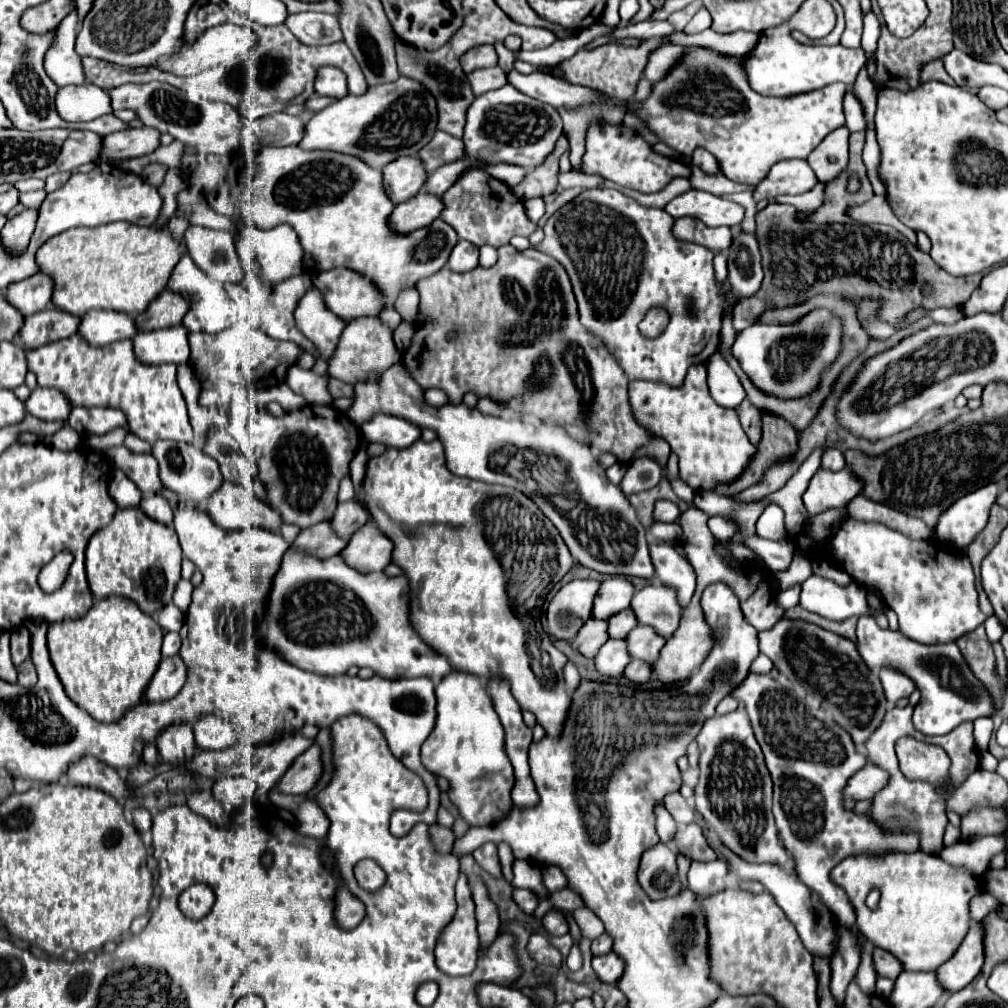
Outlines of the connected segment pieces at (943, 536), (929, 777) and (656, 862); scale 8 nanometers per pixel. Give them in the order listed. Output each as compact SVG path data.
M986 484L952 502L938 518L936 536L950 546L968 546L986 526L990 508L998 496L998 484Z
M906 736L896 742L896 754L900 770L910 780L926 780L936 786L942 786L942 782L948 780L950 758L940 746Z
M656 844L648 848L642 856L640 870L638 870L638 882L644 886L644 892L652 900L662 900L662 898L672 898L680 894L680 878L678 878L678 868L676 868L676 858L674 850L668 848L666 844Z

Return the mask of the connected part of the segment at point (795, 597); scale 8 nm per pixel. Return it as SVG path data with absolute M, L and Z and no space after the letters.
M800 584L794 588L794 590L790 591L782 591L779 592L776 596L776 602L778 606L789 609L794 608L798 604L799 601L799 595L800 595Z

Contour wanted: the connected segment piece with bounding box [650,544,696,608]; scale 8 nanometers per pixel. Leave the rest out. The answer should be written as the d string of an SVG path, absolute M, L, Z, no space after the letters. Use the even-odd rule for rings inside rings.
M652 544L650 556L658 580L664 586L674 586L678 590L678 602L686 608L696 588L696 574L686 556L672 544Z

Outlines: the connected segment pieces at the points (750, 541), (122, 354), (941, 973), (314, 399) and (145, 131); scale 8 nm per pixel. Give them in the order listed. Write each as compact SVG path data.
M752 534L752 536L744 538L744 546L752 548L754 554L758 554L764 560L764 564L770 566L770 570L774 570L774 572L788 570L792 558L794 558L794 546L788 540L772 542L772 540L760 538L758 534Z
M74 334L70 338L26 350L26 362L28 370L36 374L38 386L62 390L70 398L72 406L110 406L122 410L128 418L132 434L150 444L156 440L178 440L188 444L192 442L192 426L188 422L186 402L176 382L176 364L158 364L158 366L142 364L140 360L136 360L132 340L118 340L98 348L90 346L80 334Z
M974 922L956 954L936 970L938 982L948 994L958 992L978 976L978 972L982 970L982 962L982 922Z
M296 364L290 366L286 374L286 384L300 396L306 398L308 404L332 404L332 396L326 390L328 376L318 376L312 370L302 370Z
M148 126L128 128L104 136L100 160L106 158L138 158L152 154L160 146L160 132Z

